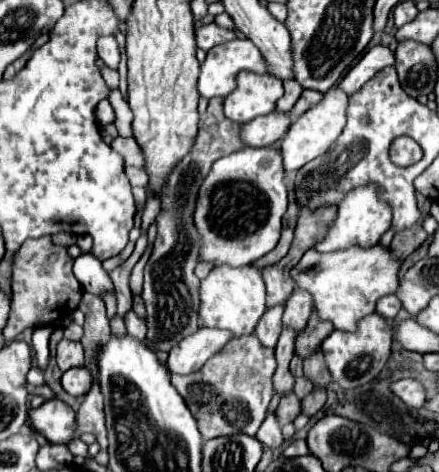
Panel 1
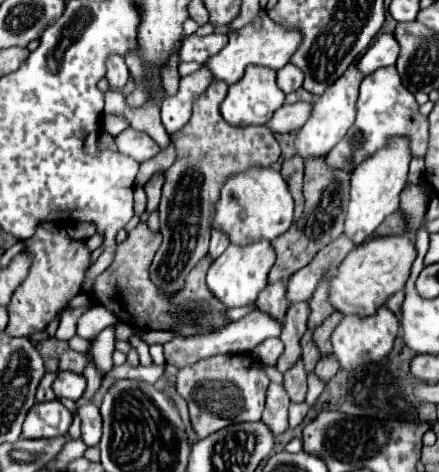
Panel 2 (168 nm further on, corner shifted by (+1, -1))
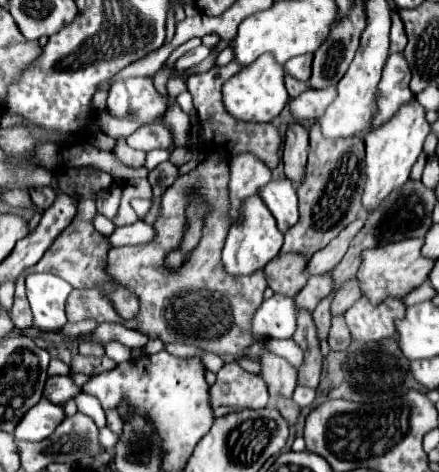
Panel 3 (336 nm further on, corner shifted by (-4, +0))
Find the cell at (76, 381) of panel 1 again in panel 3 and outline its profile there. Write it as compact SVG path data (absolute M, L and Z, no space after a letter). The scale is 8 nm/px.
M66 375L66 377L48 377L44 397L56 405L64 405L68 399L78 395L76 383Z

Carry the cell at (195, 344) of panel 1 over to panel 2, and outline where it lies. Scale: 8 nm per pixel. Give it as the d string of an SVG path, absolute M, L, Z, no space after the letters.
M259 310L249 312L245 318L231 322L227 326L221 326L207 334L195 334L195 336L177 336L165 344L165 360L167 364L173 364L177 368L191 366L203 358L227 354L227 352L251 352L255 346L259 346L265 338L279 336L281 334L281 322L271 320L267 314L261 314Z

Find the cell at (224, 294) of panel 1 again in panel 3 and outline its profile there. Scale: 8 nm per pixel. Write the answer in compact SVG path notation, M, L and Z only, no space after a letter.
M254 193L252 197L246 197L240 209L242 209L240 217L230 227L226 245L222 251L222 261L230 275L246 275L246 273L254 273L260 267L266 267L266 263L270 263L280 253L282 243L284 243L284 235L278 231L270 209L266 207L266 203L262 201L258 193Z

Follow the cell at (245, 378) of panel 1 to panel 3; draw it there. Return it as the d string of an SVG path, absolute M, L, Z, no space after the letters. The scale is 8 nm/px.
M226 363L210 387L210 397L214 417L220 417L232 411L266 407L268 387L260 375L244 371L238 363Z

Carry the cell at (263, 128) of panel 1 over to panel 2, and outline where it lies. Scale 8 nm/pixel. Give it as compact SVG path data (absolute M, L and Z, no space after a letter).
M297 102L297 104L291 104L291 106L283 104L265 126L273 134L295 132L295 130L299 130L307 122L309 110L311 110L311 104L305 104L305 102Z

